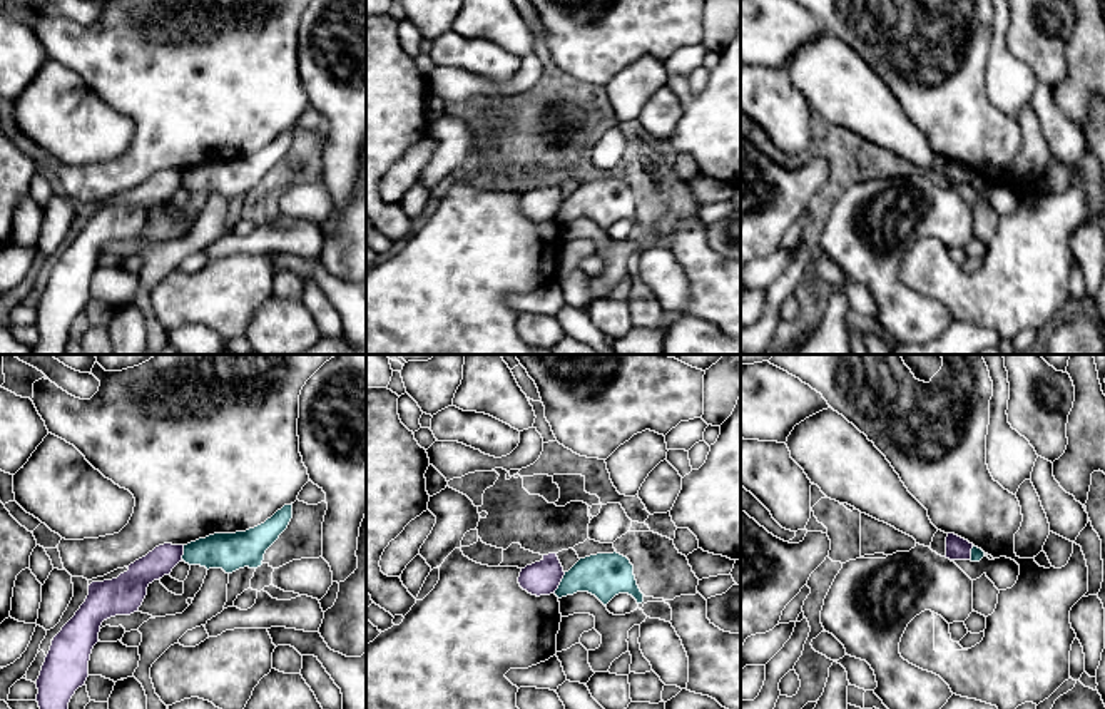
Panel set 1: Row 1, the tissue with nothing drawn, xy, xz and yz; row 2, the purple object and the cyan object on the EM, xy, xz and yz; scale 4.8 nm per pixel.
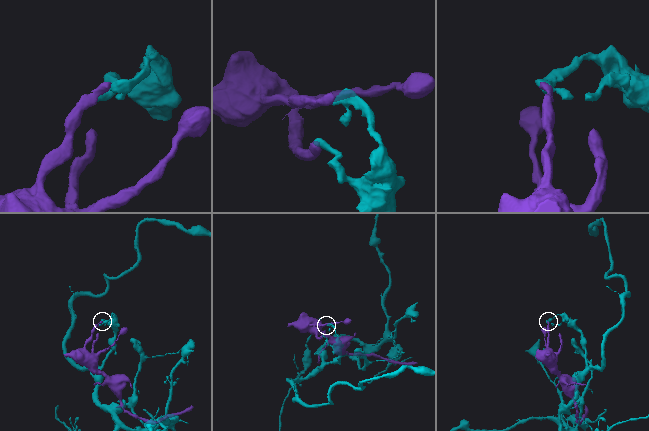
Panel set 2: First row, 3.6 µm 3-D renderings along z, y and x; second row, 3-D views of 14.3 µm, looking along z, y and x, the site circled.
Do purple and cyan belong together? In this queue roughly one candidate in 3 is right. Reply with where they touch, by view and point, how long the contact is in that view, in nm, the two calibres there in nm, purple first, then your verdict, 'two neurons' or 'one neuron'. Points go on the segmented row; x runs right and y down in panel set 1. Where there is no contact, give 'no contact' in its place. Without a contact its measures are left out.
xz (560, 581) | 120 nm | 160/220 nm | two neurons

